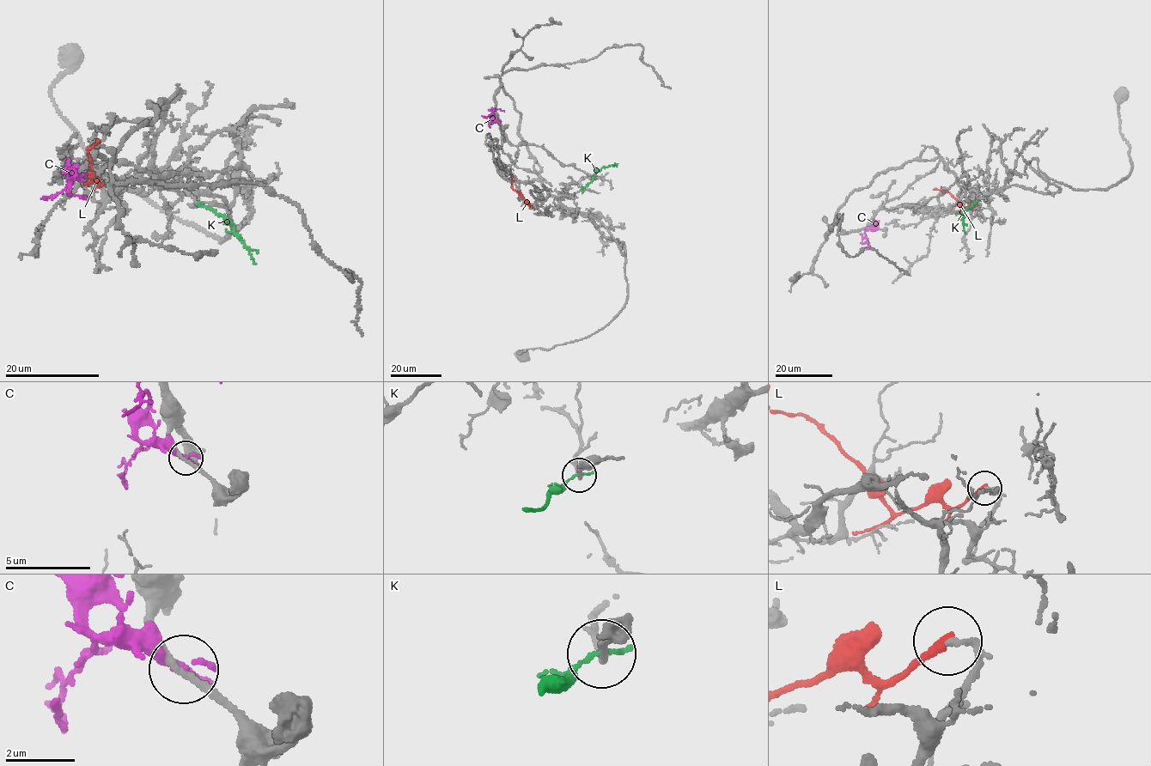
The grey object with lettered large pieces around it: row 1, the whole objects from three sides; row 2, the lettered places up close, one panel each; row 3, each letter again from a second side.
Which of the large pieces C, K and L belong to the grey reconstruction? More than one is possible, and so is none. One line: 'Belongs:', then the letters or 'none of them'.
Belongs: none of them

